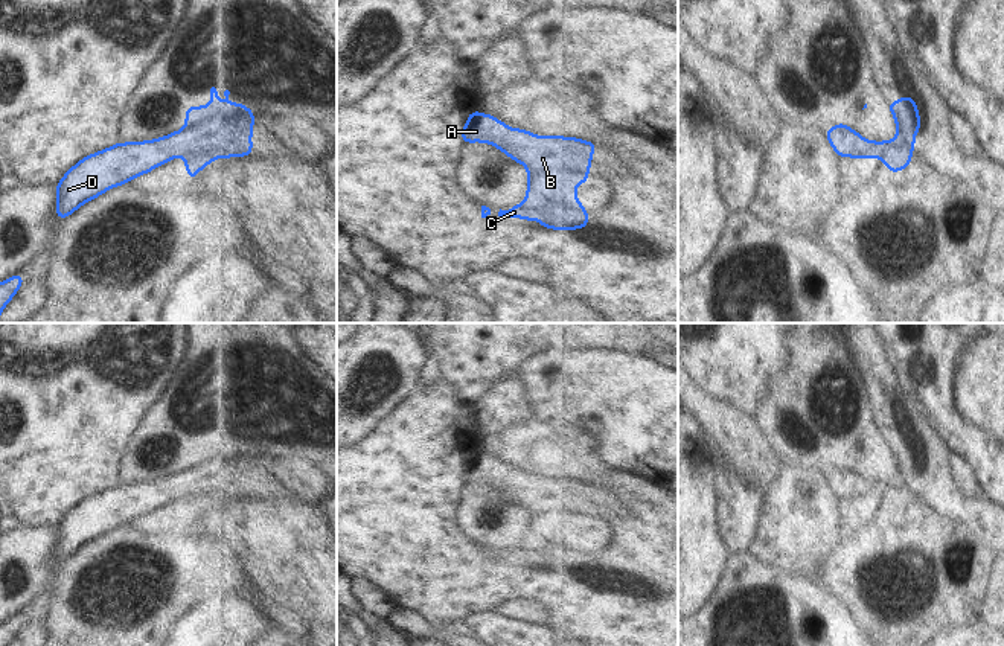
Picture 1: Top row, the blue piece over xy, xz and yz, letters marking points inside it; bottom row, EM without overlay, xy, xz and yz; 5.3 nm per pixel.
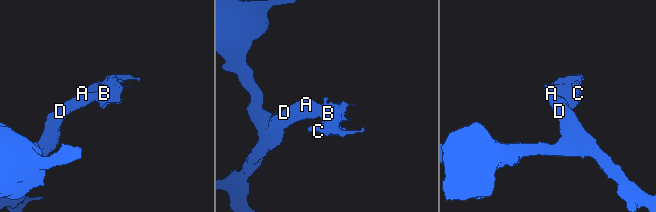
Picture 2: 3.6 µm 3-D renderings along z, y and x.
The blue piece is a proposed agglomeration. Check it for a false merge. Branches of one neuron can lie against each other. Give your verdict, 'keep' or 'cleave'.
keep

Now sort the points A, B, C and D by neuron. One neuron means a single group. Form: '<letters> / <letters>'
A B C D

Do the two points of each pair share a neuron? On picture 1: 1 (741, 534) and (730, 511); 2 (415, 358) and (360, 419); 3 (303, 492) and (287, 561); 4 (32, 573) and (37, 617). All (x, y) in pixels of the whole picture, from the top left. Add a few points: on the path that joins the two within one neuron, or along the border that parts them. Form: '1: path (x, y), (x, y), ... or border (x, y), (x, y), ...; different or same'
1: path (738, 527), (736, 517); same
2: path (402, 375), (399, 389), (377, 409); same
3: border (265, 497), (291, 498), (320, 512); different
4: border (40, 608), (22, 614); different

